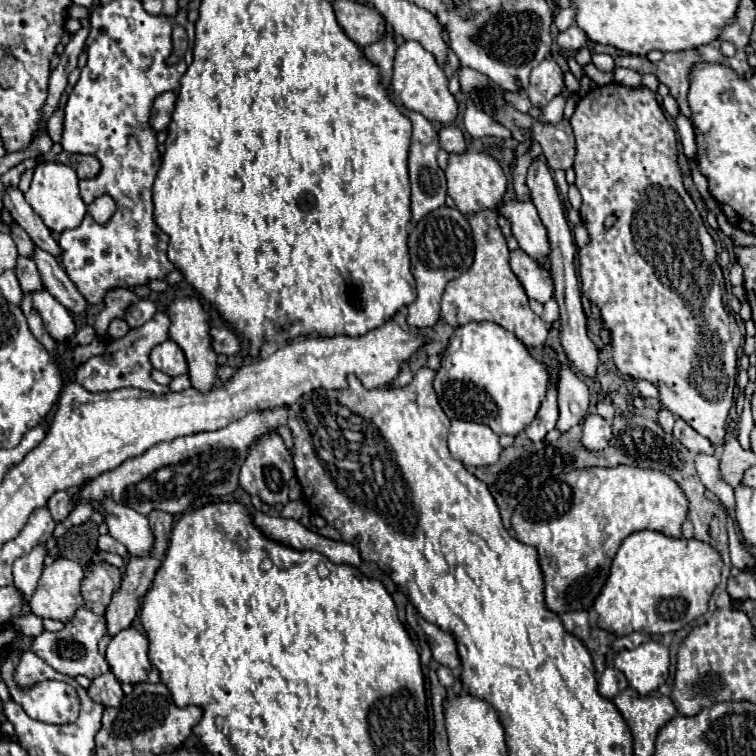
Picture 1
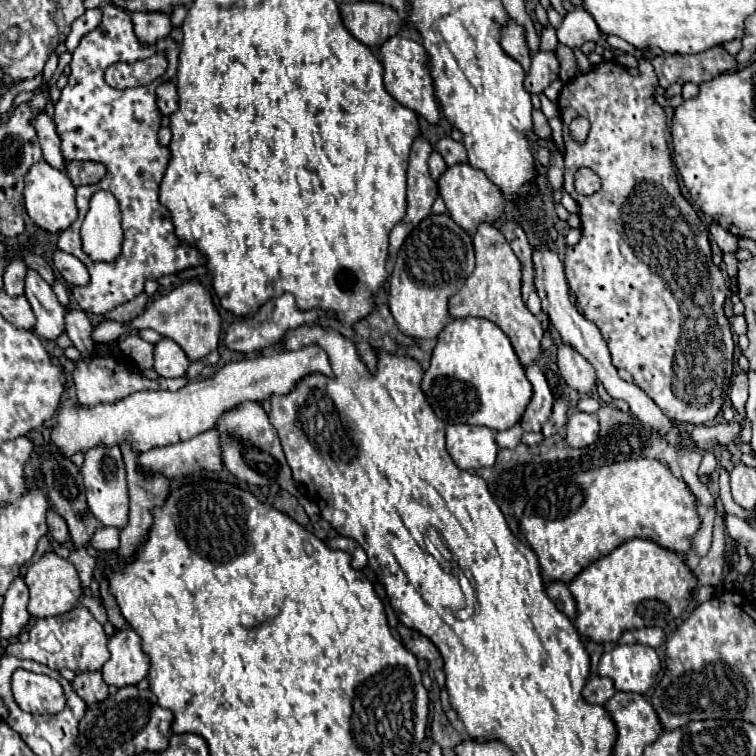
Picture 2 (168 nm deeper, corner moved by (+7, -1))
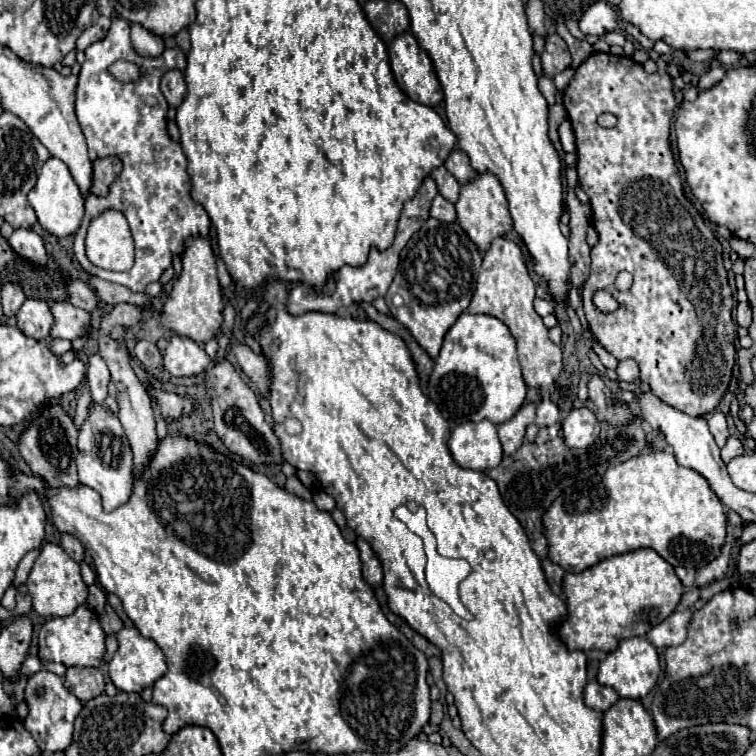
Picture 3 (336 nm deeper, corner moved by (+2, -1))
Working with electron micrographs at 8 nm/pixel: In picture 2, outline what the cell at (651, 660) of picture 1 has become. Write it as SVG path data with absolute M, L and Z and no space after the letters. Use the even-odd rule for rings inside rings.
M631 643L617 645L613 651L603 653L599 661L599 675L611 677L617 691L645 693L661 669L661 659L655 649Z

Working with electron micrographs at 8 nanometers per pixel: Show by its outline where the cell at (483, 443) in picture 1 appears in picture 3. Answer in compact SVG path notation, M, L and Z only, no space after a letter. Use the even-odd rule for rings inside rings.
M488 419L480 423L462 423L452 431L448 441L450 453L464 469L486 471L502 461L502 445L496 425Z

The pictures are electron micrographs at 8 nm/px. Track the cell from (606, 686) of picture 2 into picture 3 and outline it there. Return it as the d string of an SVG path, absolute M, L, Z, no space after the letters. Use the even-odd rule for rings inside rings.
M590 681L584 689L584 699L586 699L586 705L596 709L596 711L608 711L620 697L618 693L614 693L614 689L610 687L604 687L600 685L598 681Z

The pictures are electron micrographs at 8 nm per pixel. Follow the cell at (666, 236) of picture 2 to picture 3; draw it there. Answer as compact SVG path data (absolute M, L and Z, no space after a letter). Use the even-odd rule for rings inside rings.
M592 53L580 63L564 91L564 107L576 133L578 181L590 197L594 227L600 235L598 245L592 247L592 271L582 289L590 329L618 361L630 357L638 363L640 381L650 385L650 391L662 403L692 417L704 417L716 409L732 377L736 329L730 311L734 301L722 263L722 245L694 203L684 195L682 179L672 157L668 135L676 105L672 77L666 73L662 59L658 61L656 73L646 73L644 67L630 57ZM602 113L614 113L618 123L612 129L600 127L596 117ZM620 271L628 271L634 277L634 285L626 293L614 287ZM600 289L612 293L618 301L620 307L616 311L600 313L596 309L592 297Z

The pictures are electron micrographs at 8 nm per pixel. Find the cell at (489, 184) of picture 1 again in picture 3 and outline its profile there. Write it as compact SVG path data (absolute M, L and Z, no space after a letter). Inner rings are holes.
M492 173L478 175L472 183L462 185L460 199L456 203L456 211L458 211L460 227L466 231L466 235L474 241L474 245L482 253L490 249L490 245L496 237L502 237L508 231L512 231L512 217L510 217L510 211L508 211L508 201L506 201L504 189Z

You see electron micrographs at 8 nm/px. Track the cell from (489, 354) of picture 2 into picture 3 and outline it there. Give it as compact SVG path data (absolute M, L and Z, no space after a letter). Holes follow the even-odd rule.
M462 313L444 337L444 345L434 363L428 381L428 397L452 423L488 419L492 423L508 421L526 399L516 341L508 327L492 315Z

